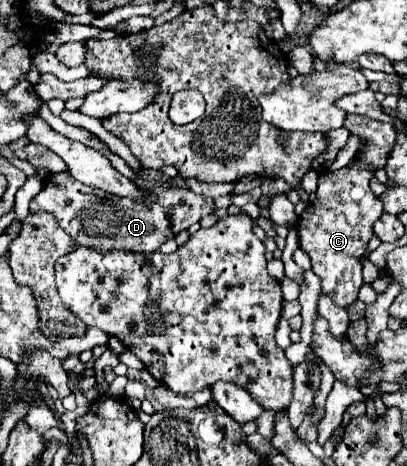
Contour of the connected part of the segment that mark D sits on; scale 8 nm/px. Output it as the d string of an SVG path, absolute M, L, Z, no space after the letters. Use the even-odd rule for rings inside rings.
M142 171L138 173L136 185L146 189L146 199L122 199L112 197L110 193L86 187L78 183L70 173L50 175L44 189L32 199L30 211L48 211L52 213L60 227L76 239L78 245L92 247L96 251L106 249L122 249L122 251L136 251L136 253L152 253L158 251L162 243L174 239L180 231L188 229L190 225L198 223L204 215L214 211L214 201L206 195L196 195L188 189L170 187L166 175L160 171ZM102 235L102 237L92 237ZM116 235L116 239L110 239Z

